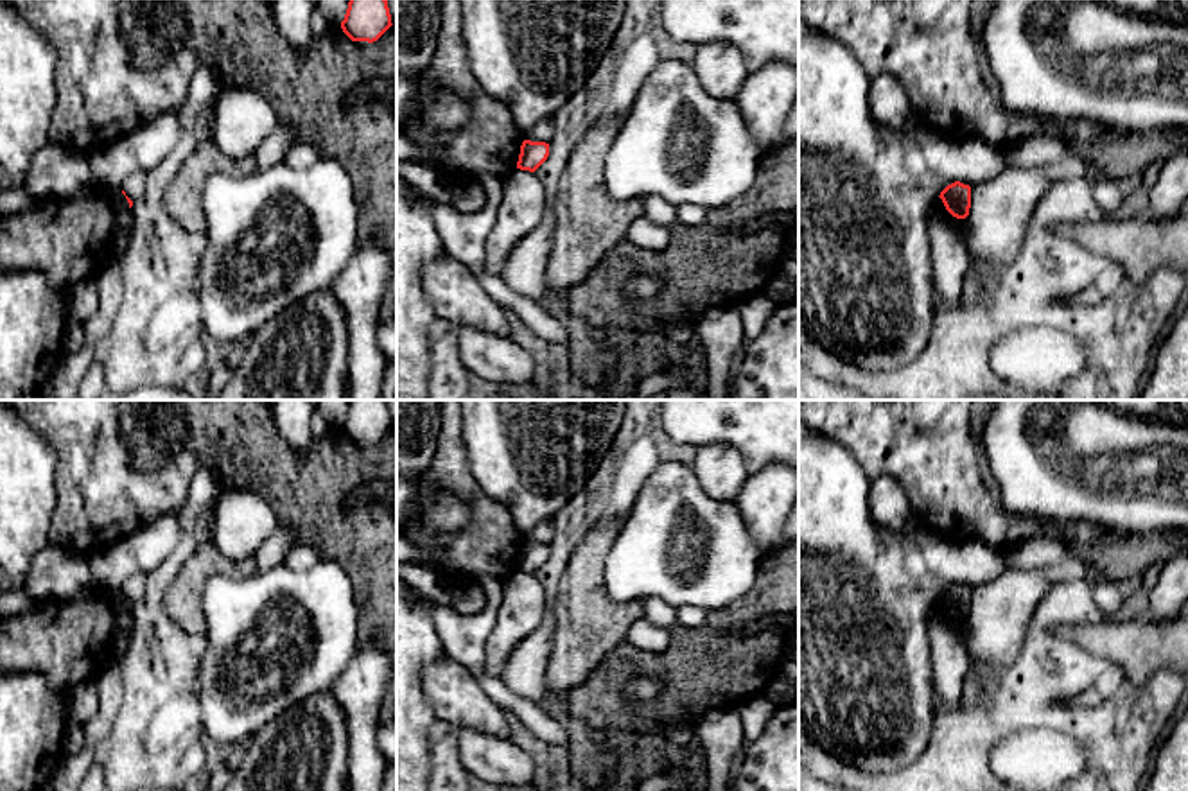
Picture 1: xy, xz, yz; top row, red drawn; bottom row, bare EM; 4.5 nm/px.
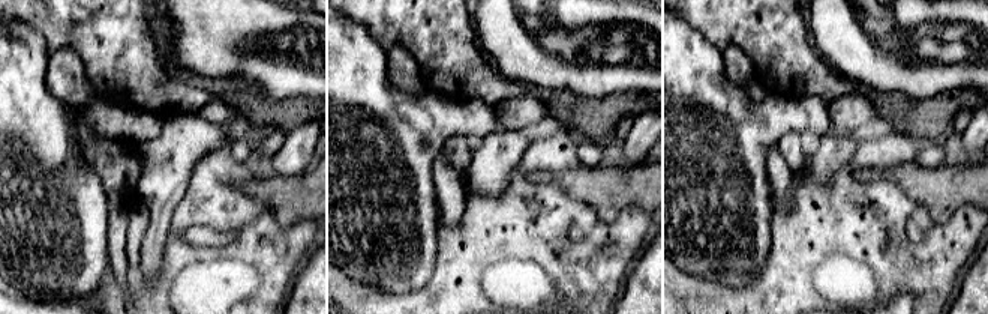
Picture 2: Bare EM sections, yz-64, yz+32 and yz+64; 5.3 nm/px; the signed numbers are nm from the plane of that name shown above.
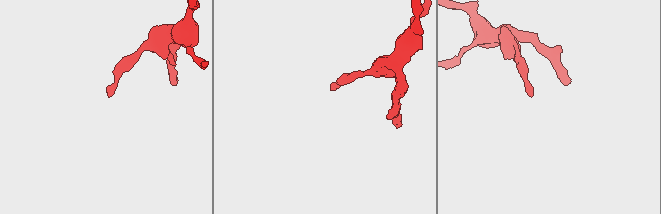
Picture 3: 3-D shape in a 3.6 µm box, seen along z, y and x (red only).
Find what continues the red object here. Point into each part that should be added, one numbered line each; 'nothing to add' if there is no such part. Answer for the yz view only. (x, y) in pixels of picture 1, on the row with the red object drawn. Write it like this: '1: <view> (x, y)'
nothing to add

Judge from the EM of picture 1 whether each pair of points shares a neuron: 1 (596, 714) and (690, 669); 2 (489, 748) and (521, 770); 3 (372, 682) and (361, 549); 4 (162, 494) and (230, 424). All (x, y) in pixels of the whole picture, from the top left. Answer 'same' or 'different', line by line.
1: same
2: same
3: different
4: different

